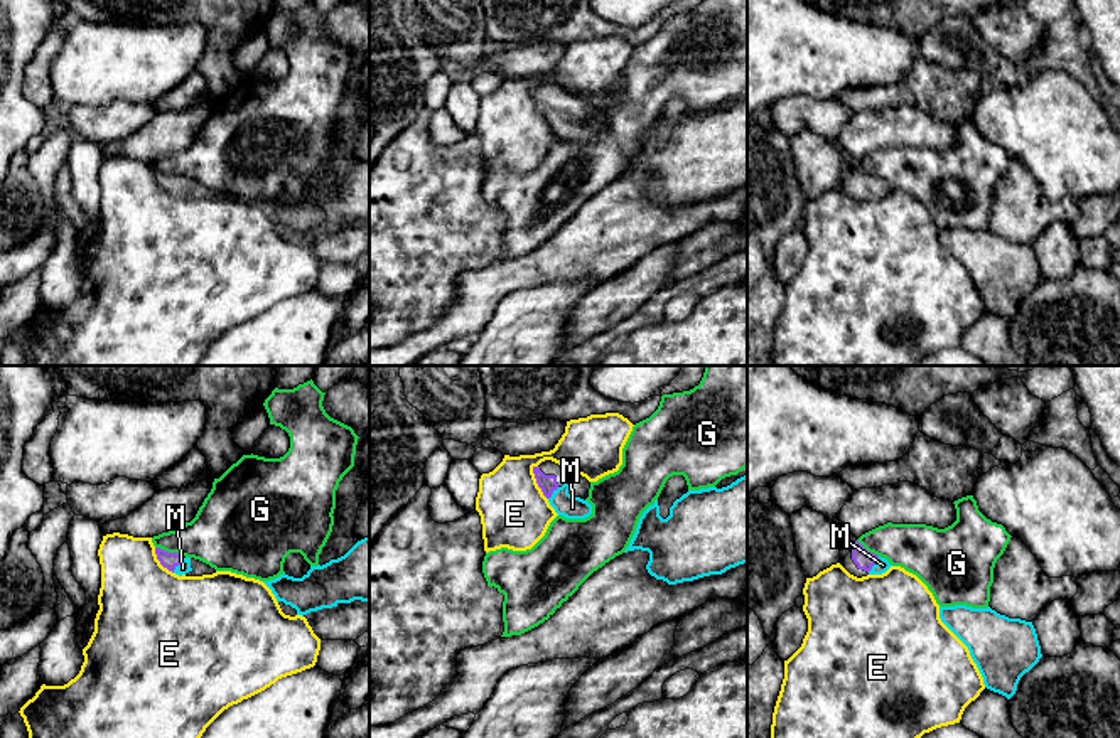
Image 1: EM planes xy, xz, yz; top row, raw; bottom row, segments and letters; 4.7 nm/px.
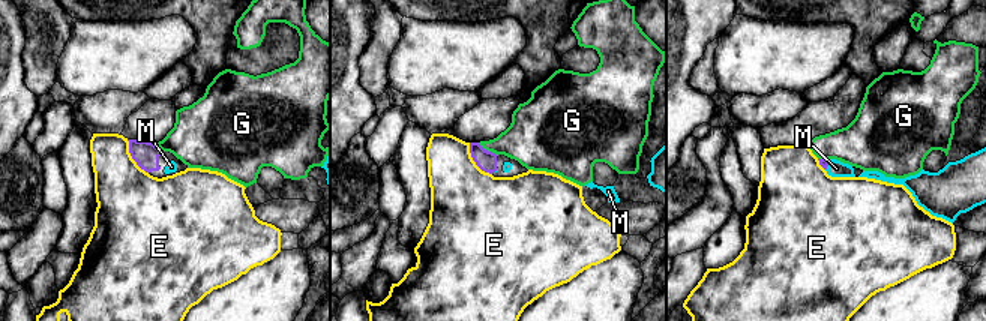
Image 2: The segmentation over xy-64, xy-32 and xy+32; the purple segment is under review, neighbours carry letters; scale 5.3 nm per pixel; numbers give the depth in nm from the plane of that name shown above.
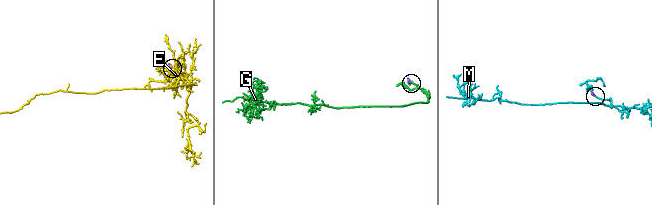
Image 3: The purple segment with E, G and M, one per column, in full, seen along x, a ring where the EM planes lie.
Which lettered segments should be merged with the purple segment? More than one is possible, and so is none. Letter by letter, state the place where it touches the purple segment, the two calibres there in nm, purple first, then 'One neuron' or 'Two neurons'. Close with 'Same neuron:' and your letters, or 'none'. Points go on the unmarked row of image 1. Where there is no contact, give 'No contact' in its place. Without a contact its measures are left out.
E: Touches purple at xz (537, 105). Thickness 80 nm (purple) against 320 nm. Two neurons
G: Touches purple at xy (169, 176). Thickness 80 nm (purple) against 280 nm. Two neurons
M: Touches purple at xy (179, 186). Thickness 80 nm (purple) against 50 nm. One neuron
Same neuron: M

